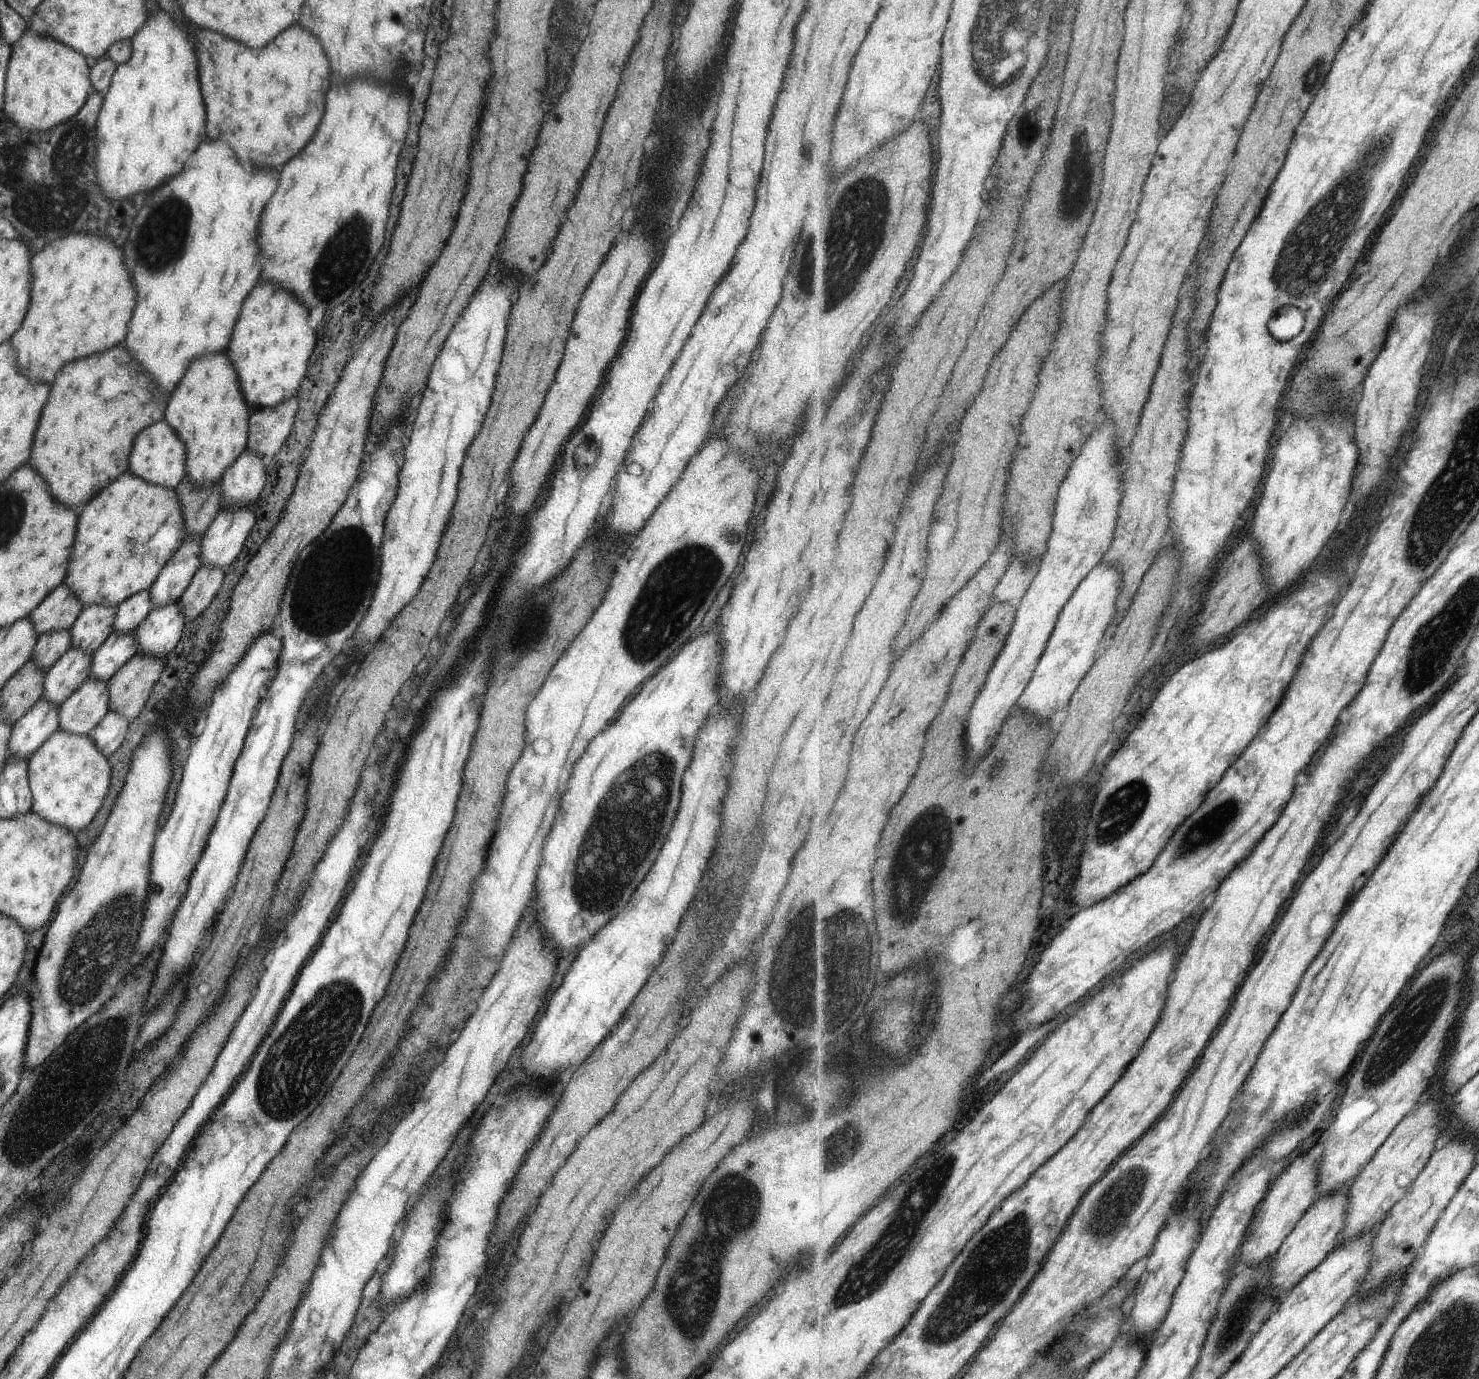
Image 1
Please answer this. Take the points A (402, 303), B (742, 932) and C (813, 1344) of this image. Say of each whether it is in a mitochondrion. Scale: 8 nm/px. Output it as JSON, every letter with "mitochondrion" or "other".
{"A":"other","B":"other","C":"other"}

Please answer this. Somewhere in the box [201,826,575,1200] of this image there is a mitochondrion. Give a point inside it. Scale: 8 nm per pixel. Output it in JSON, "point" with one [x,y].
{"point":[296,1071]}

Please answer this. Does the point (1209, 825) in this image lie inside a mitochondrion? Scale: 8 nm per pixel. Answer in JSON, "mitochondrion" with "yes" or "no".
{"mitochondrion":"yes"}

